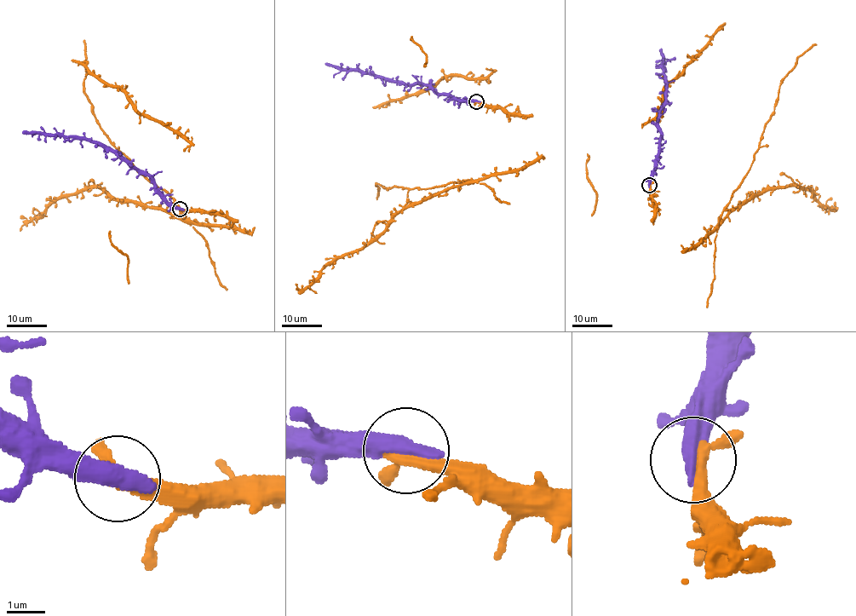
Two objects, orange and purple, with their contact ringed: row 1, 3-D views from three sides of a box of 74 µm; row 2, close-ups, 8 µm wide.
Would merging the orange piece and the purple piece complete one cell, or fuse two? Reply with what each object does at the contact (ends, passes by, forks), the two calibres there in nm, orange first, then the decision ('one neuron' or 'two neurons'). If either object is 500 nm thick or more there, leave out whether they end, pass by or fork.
320 nm thick on the orange side, 550 nm on the other; one neuron

